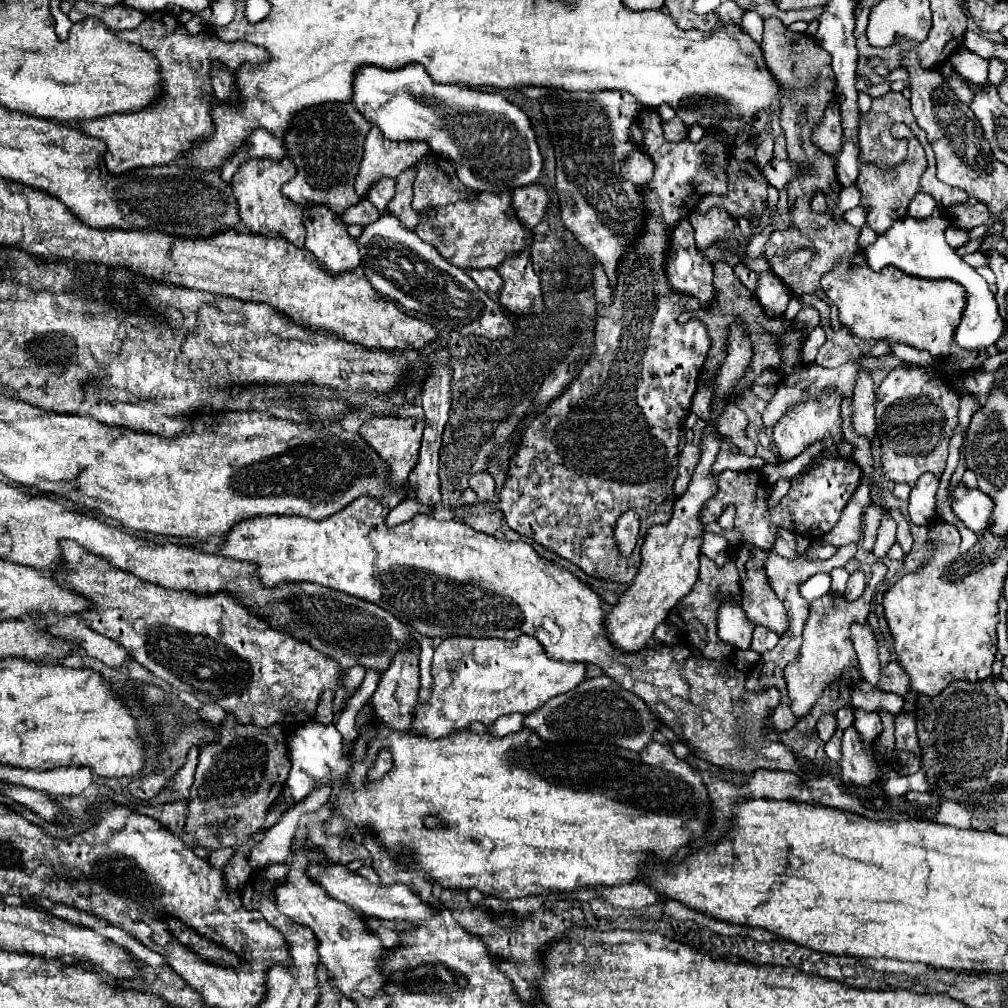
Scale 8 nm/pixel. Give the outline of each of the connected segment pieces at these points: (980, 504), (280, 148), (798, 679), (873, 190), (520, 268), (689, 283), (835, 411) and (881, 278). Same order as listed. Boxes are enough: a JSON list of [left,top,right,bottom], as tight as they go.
[[952,483,994,533],[222,129,286,179],[784,563,886,719],[856,123,926,233],[498,251,544,315],[666,219,716,307],[774,393,844,461],[822,255,988,373]]

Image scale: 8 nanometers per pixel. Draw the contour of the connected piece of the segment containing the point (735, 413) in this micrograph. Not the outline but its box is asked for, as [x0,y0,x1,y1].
[718,403,756,457]

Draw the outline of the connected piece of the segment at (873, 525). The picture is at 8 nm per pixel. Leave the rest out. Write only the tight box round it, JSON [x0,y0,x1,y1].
[862,505,886,551]

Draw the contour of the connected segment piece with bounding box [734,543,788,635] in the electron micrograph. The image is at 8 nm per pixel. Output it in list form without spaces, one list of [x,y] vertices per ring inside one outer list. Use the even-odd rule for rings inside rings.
[[[742,543],[736,551],[736,567],[738,567],[738,573],[740,573],[740,585],[742,585],[742,607],[748,615],[750,621],[754,621],[754,625],[764,625],[772,631],[776,631],[778,635],[782,635],[788,627],[788,617],[786,617],[786,611],[784,611],[784,605],[782,601],[776,597],[776,593],[772,591],[770,583],[768,583],[768,577],[766,577],[766,571],[764,571],[764,563],[766,563],[768,555],[760,555],[760,549],[754,547],[754,545],[748,545],[748,543]]]

